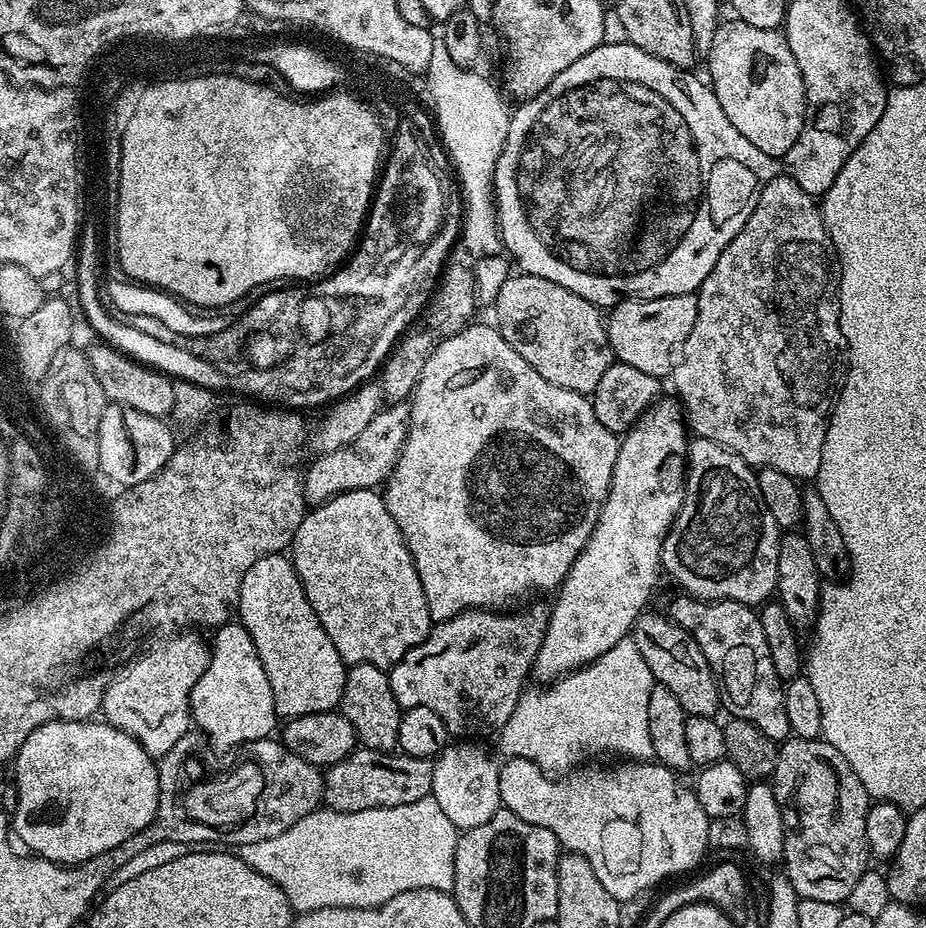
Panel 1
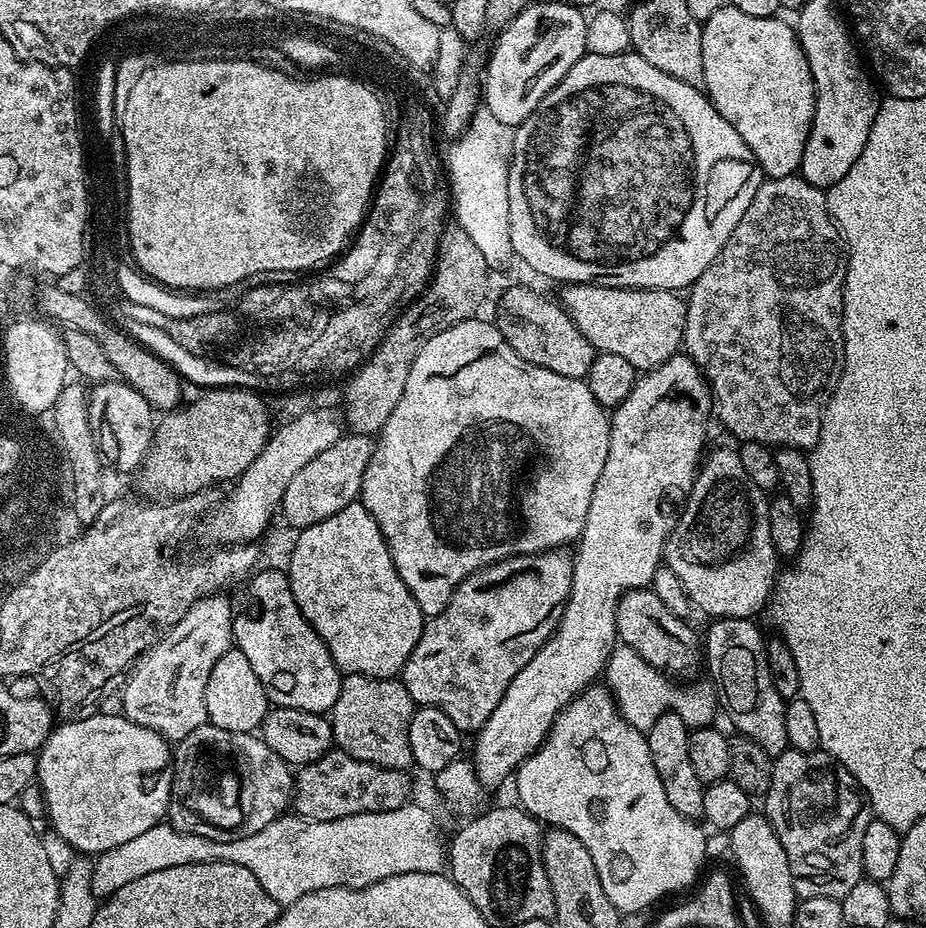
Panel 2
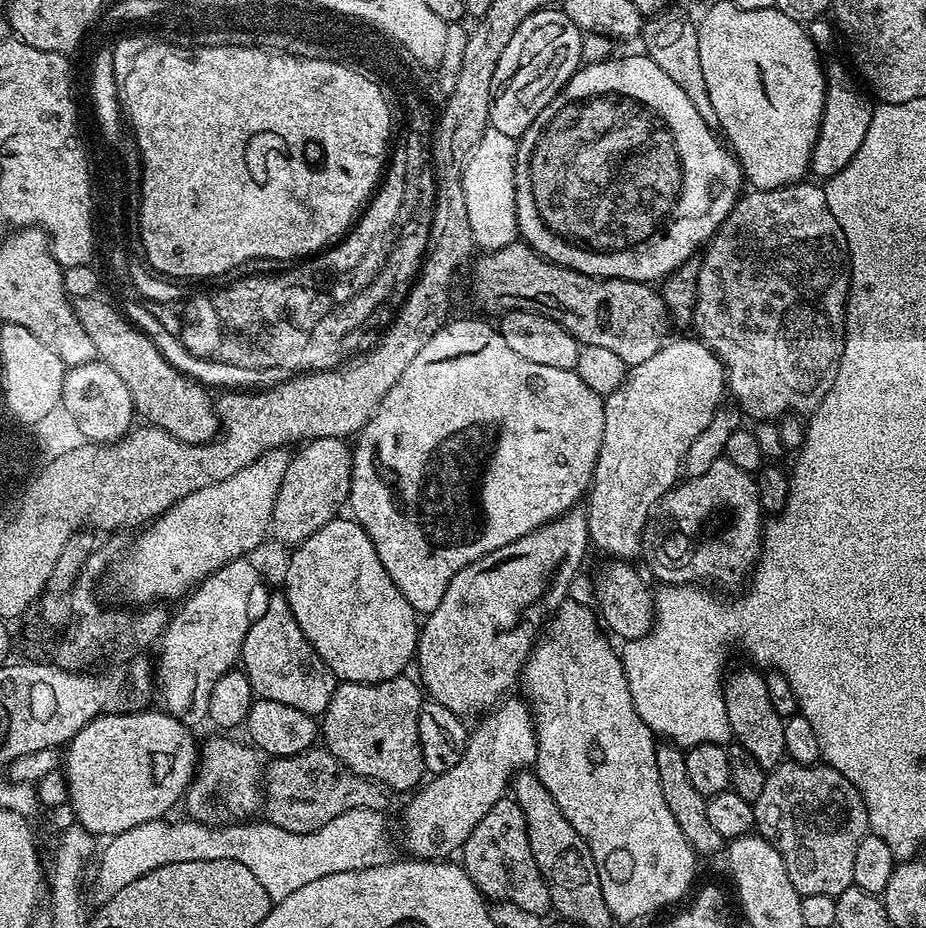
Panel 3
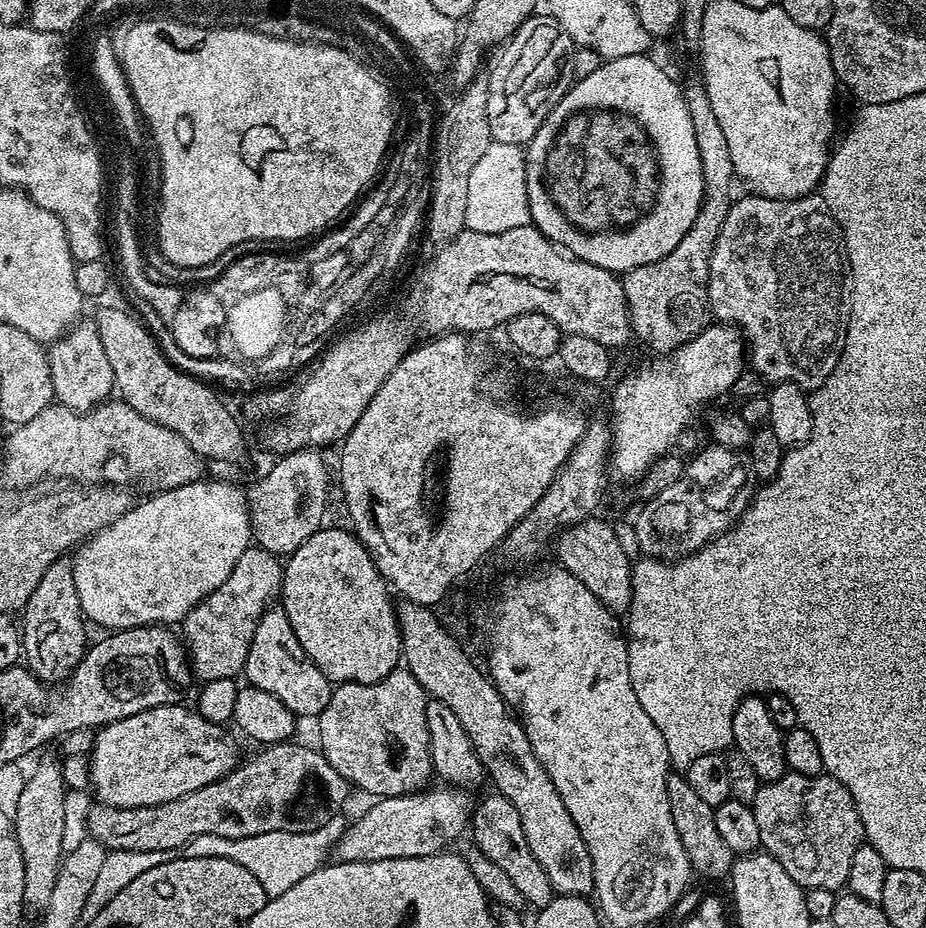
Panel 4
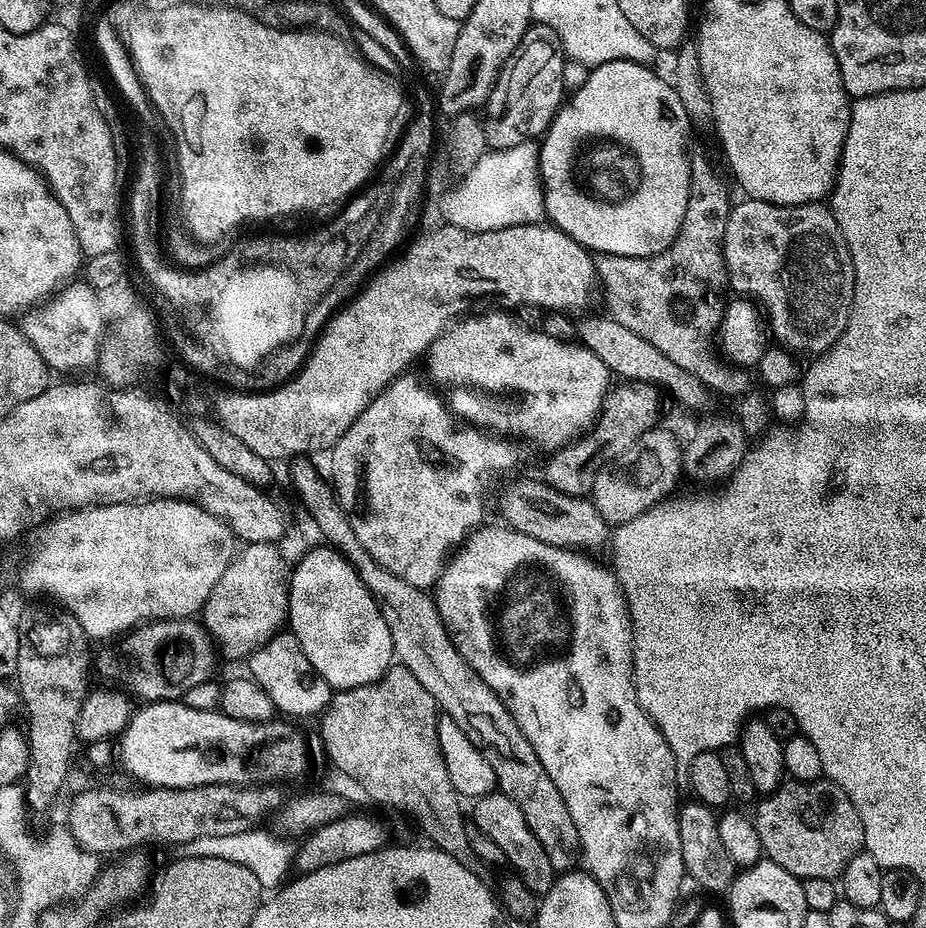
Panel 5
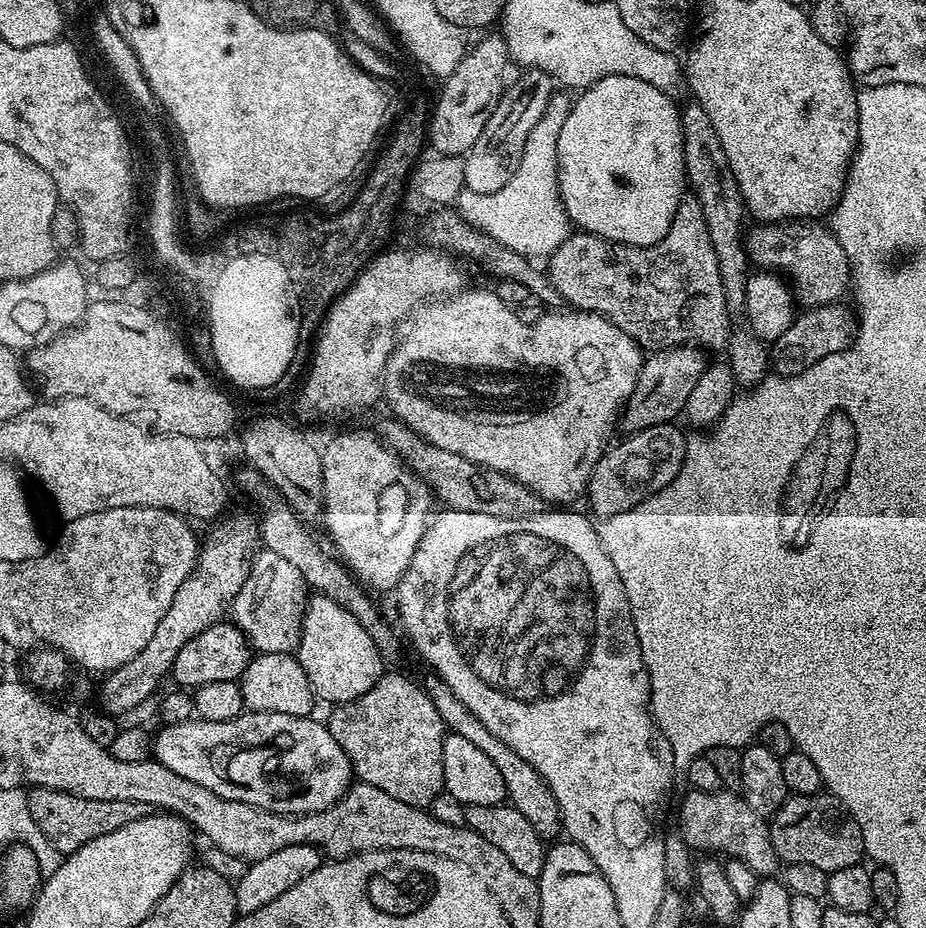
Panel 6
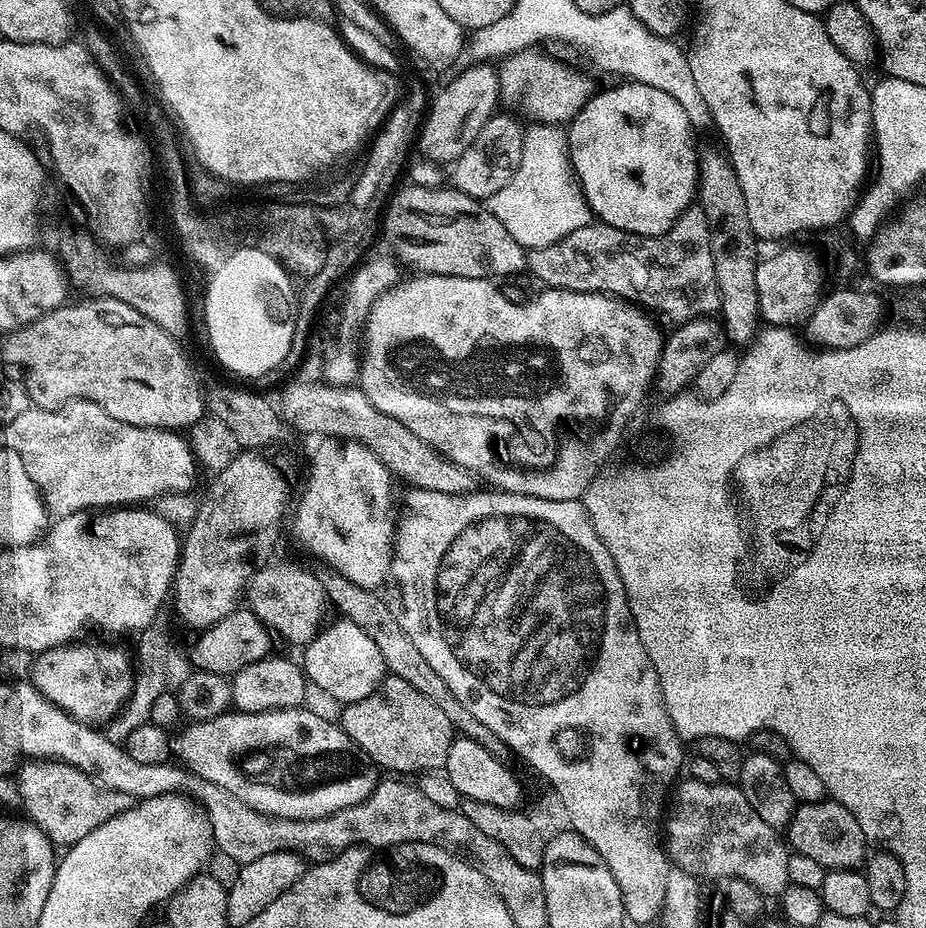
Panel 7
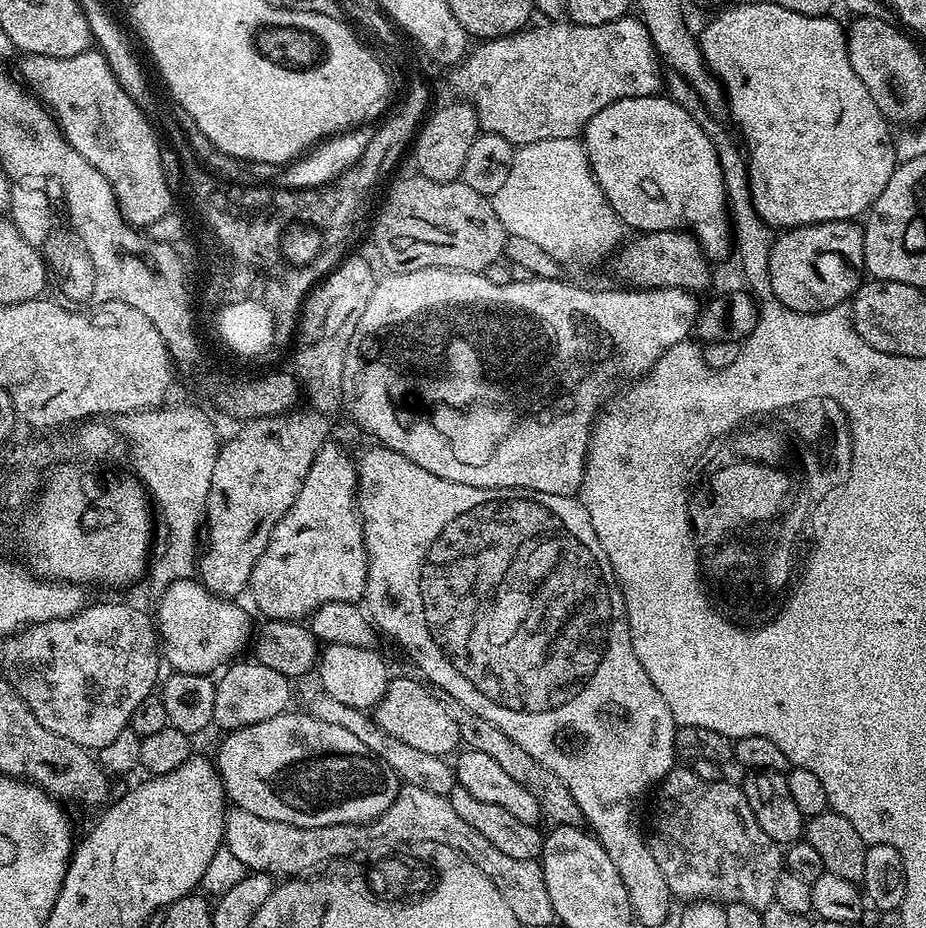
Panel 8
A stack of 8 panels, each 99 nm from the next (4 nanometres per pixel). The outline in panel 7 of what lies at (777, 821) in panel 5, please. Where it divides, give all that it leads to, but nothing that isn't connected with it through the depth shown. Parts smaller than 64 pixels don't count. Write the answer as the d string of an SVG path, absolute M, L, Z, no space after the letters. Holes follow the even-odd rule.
M825 798L822 802L813 804L799 805L792 816L792 821L787 826L786 840L792 852L807 854L825 870L859 869L860 863L864 860L866 841L862 834L862 826L858 826L858 818L854 818L854 814L846 810L846 806L842 806L831 798Z

